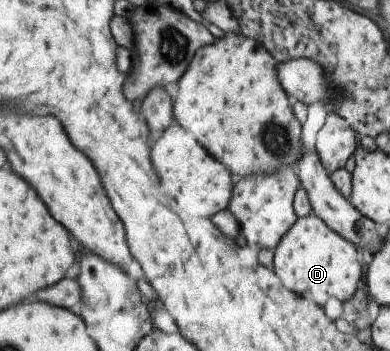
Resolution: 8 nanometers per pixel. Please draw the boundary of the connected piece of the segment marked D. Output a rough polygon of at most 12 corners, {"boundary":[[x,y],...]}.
{"boundary":[[312,212],[272,249],[282,286],[324,306],[364,266]]}

